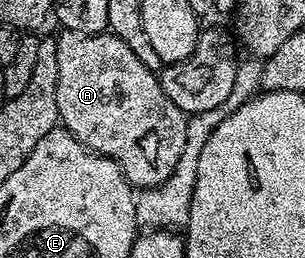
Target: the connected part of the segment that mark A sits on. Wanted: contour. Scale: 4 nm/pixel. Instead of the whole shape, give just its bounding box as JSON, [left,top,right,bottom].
[56,29,188,188]

